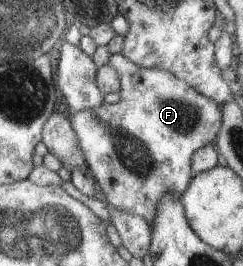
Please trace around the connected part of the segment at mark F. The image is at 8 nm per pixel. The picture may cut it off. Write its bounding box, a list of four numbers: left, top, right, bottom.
[69,53,222,228]

